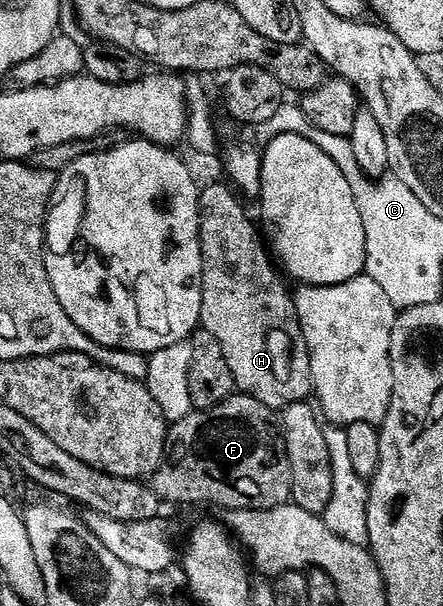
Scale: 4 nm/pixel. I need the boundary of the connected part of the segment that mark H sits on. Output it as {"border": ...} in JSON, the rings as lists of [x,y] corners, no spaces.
{"border":[[[227,183],[224,184],[212,184],[200,193],[200,245],[204,263],[202,328],[214,334],[222,346],[235,387],[243,395],[252,396],[270,409],[283,410],[291,404],[307,401],[314,392],[306,338],[298,322],[293,293],[288,293],[285,277],[278,271],[262,239],[261,229],[252,225],[247,210],[240,205],[241,197]]]}

